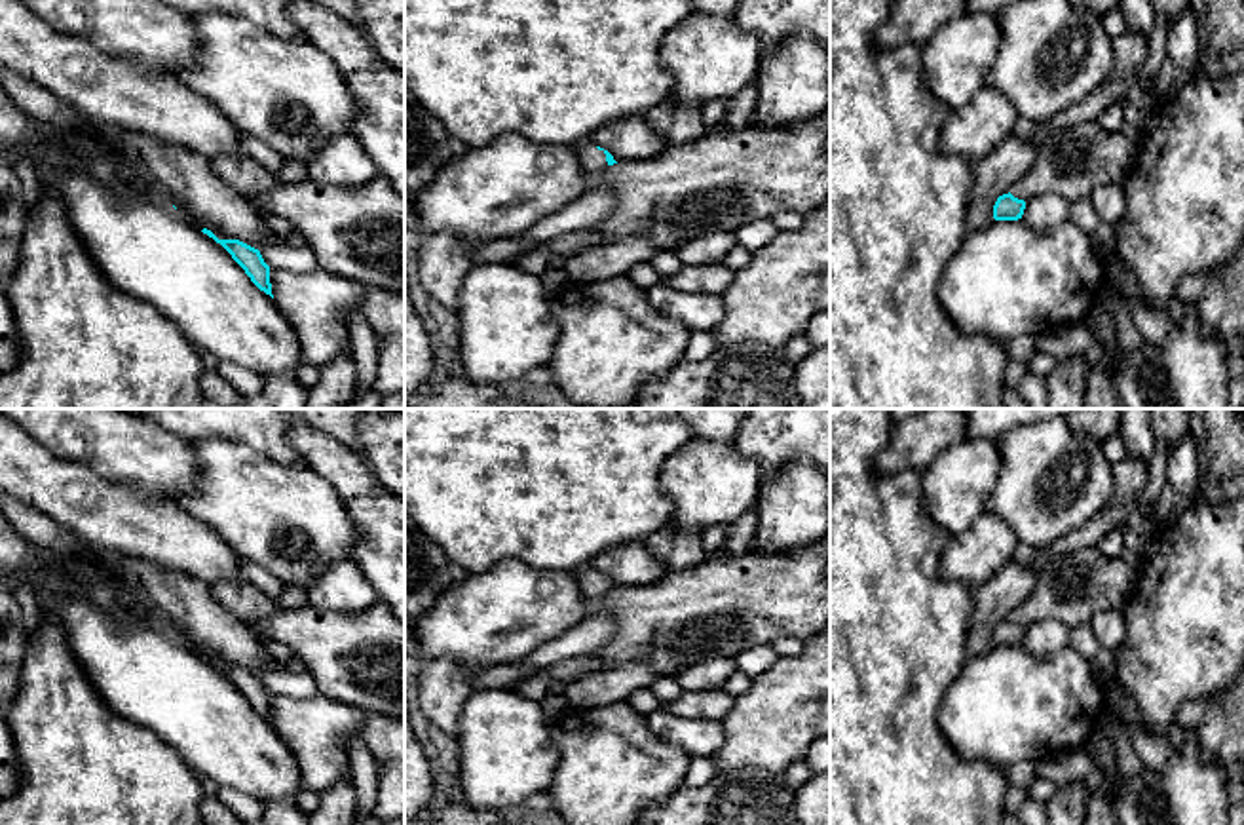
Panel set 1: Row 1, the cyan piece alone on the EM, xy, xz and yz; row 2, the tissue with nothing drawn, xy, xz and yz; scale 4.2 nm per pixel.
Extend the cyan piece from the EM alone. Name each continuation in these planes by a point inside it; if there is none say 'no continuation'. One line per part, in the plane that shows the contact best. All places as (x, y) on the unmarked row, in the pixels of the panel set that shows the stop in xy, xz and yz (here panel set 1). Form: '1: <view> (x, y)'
1: xz (593, 586)

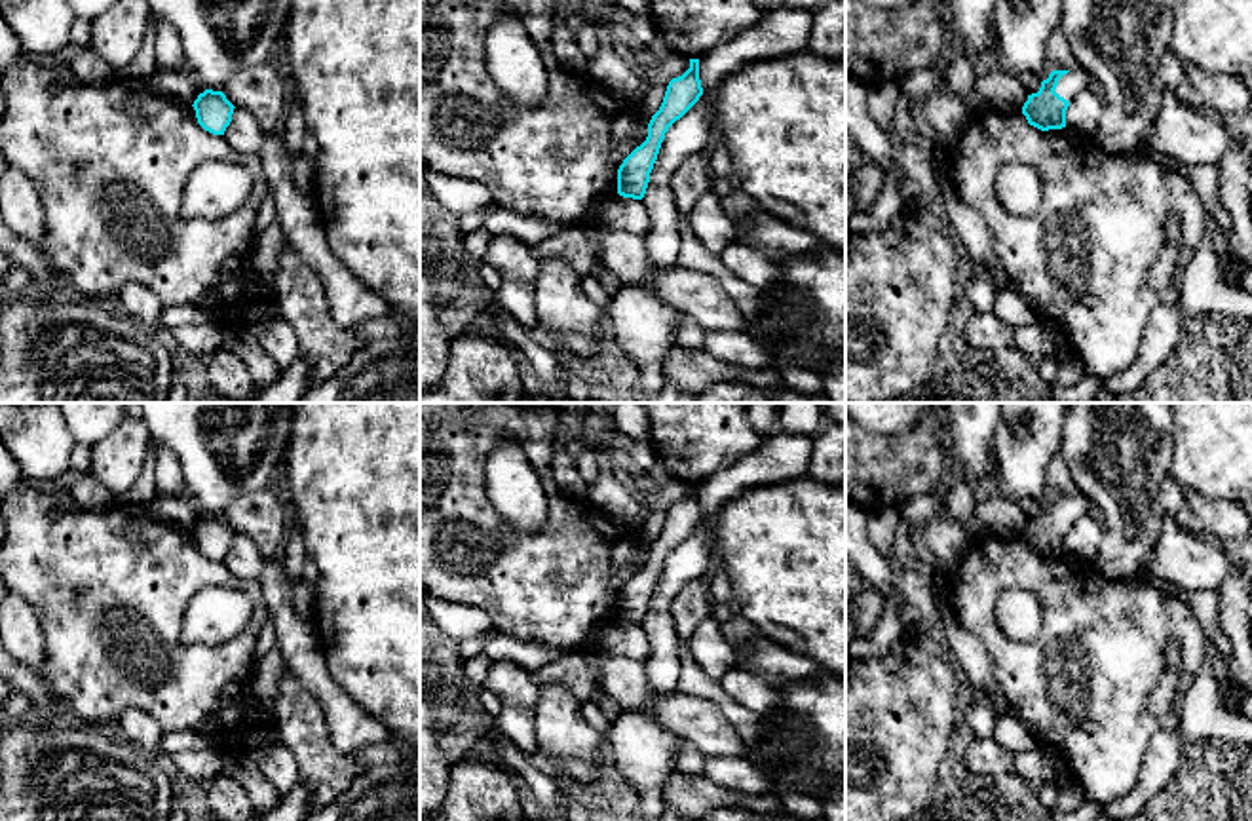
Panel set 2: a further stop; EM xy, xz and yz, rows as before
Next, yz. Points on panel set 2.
1: yz (1076, 506)

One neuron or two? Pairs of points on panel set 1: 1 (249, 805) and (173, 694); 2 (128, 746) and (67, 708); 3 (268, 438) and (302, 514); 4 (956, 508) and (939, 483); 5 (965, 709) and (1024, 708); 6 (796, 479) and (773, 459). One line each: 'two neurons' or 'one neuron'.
1: two neurons
2: one neuron
3: two neurons
4: one neuron
5: one neuron
6: two neurons

